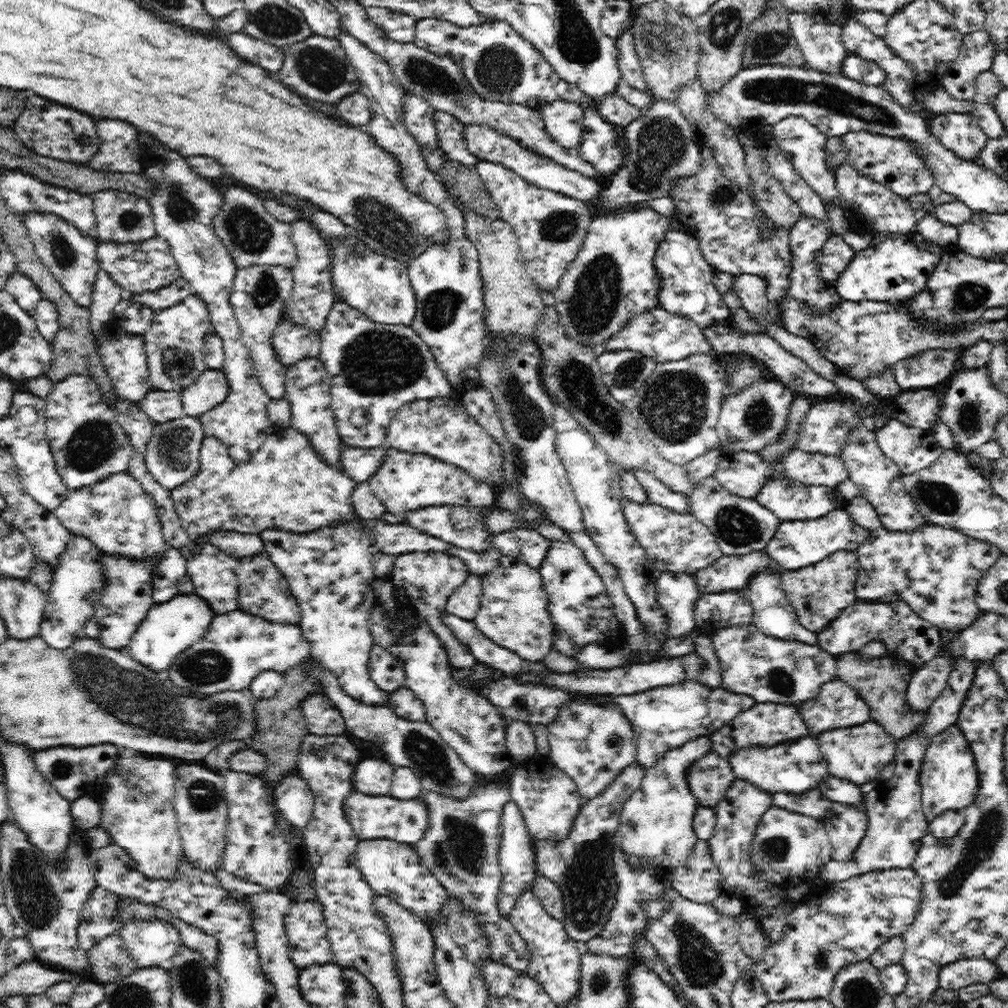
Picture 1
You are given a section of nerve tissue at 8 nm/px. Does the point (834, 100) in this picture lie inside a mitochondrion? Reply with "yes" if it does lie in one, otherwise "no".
yes

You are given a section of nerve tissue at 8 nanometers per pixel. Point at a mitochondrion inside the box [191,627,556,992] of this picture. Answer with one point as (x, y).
(463, 851)

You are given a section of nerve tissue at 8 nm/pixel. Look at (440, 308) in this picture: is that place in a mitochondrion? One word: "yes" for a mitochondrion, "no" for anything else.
yes

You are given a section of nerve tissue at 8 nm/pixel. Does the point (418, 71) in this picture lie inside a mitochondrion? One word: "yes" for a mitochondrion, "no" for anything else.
yes

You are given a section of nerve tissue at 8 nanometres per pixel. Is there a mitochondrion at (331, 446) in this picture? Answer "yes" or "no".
no

